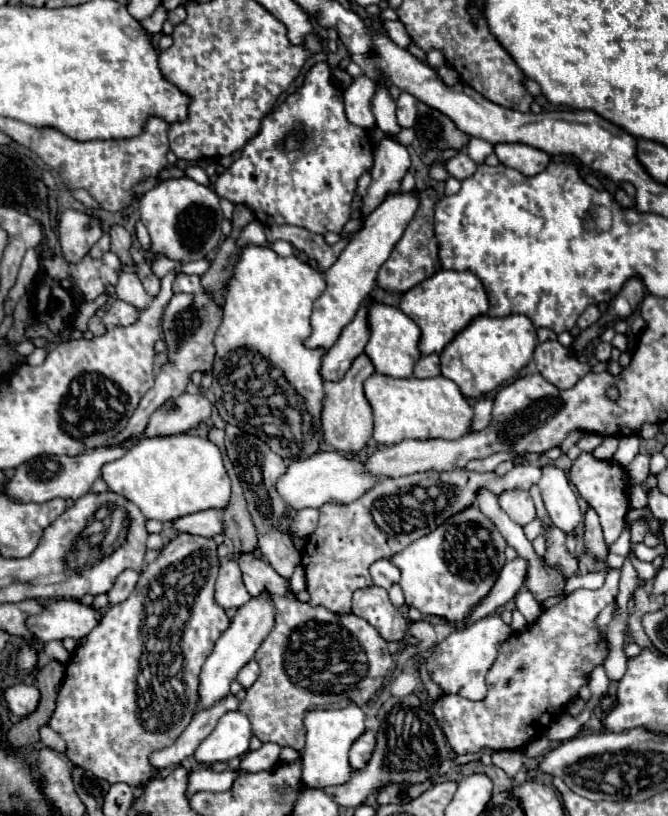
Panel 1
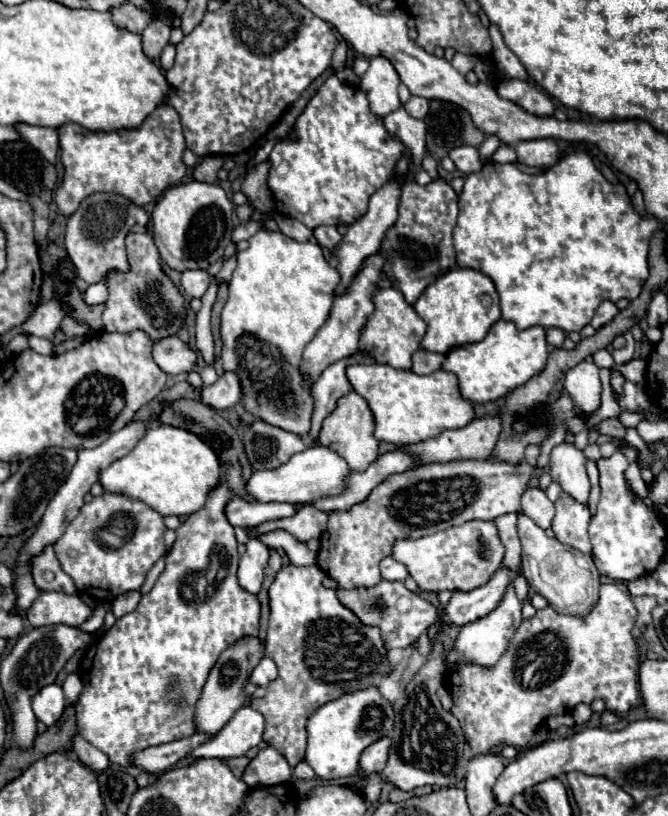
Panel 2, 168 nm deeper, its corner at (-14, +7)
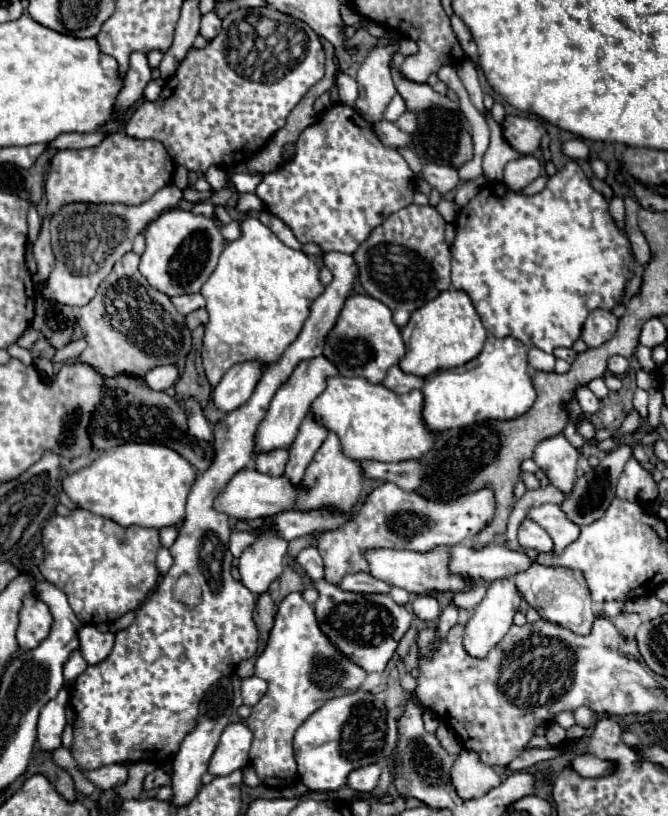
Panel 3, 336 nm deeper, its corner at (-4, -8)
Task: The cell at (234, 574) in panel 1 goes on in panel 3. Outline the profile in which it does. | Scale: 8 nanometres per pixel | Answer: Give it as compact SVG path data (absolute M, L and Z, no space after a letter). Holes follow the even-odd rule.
M274 528L260 532L256 542L240 556L238 570L242 584L250 588L252 594L264 594L268 586L282 574L286 552L288 542L280 538Z

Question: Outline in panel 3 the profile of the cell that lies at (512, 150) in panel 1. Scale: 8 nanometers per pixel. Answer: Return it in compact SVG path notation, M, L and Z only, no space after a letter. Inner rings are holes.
M520 156L518 160L512 160L504 168L504 184L512 192L522 192L530 182L534 182L540 176L540 162L534 156Z

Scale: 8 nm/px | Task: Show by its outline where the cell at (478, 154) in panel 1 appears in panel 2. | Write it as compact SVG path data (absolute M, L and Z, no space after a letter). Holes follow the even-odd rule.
M500 145L500 147L492 153L490 159L496 161L496 163L512 163L512 161L516 159L514 147L512 147L512 145Z

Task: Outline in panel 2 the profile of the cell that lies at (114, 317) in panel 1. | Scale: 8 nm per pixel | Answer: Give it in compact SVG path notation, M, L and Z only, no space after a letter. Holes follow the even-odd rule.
M128 233L126 251L130 273L114 273L108 277L110 297L106 301L106 311L102 313L106 331L130 333L134 329L144 329L154 341L176 335L186 317L186 307L178 289L172 285L168 275L164 275L162 265L158 267L158 249L152 237L148 233Z

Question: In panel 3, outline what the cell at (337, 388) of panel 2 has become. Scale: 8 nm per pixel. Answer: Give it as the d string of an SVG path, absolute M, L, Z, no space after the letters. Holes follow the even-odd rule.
M308 414L306 420L302 422L300 430L298 430L298 436L296 436L294 444L290 446L290 460L288 460L286 472L284 472L284 476L290 480L290 484L298 486L298 482L302 480L308 464L312 462L316 450L322 446L326 436L328 436L328 430L322 428L322 424L318 424Z

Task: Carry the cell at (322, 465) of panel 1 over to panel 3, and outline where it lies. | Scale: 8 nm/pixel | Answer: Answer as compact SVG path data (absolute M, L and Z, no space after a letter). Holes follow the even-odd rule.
M250 466L232 476L232 480L224 486L224 490L214 498L214 508L234 520L256 520L294 508L296 496L298 496L298 486L292 486L286 480L286 476L272 478Z

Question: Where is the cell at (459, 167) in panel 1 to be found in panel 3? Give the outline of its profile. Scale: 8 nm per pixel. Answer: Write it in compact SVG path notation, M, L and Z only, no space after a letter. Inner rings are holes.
M434 162L422 166L422 178L424 178L432 188L436 188L440 194L454 190L454 188L460 184L460 178L458 178L456 168L442 166L442 164L434 164Z

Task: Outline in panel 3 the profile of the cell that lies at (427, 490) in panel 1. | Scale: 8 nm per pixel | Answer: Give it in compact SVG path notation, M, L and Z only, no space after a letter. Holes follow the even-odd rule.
M384 482L374 488L358 516L342 524L332 532L324 532L318 544L318 550L324 558L326 580L338 584L342 576L352 572L364 572L366 560L362 552L366 548L398 548L428 552L436 546L454 546L466 538L476 536L494 516L494 494L488 488L482 488L474 494L460 496L454 502L436 502L418 496L416 492L406 492L392 482Z

